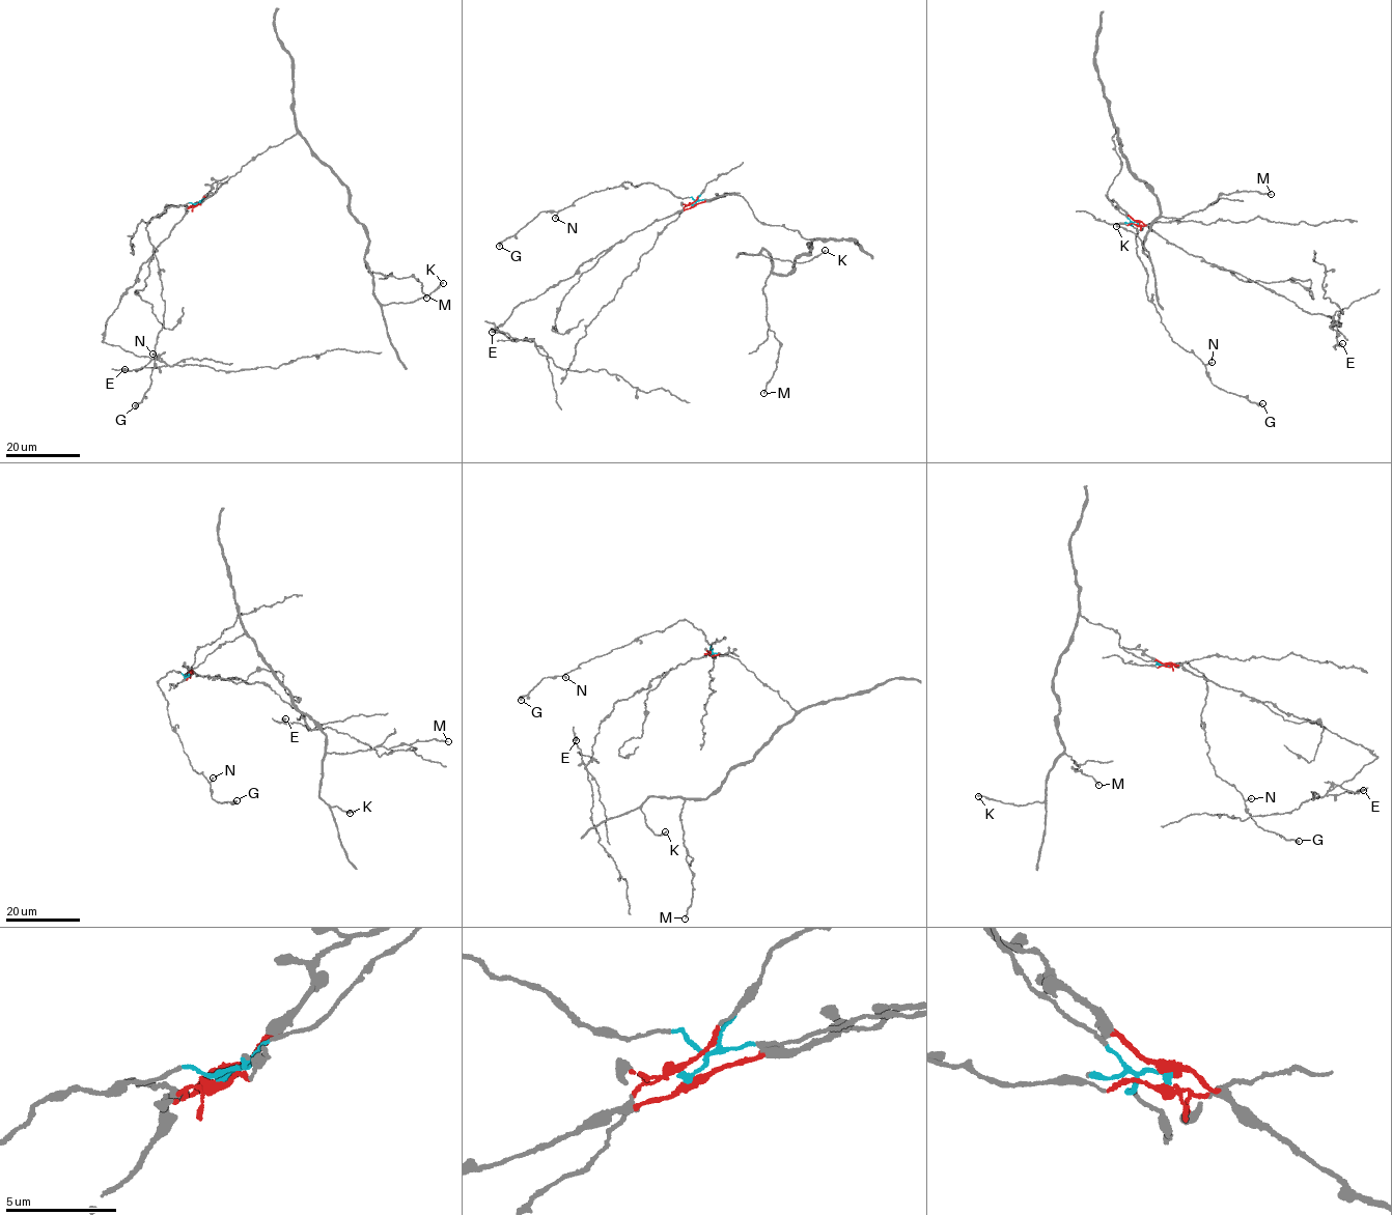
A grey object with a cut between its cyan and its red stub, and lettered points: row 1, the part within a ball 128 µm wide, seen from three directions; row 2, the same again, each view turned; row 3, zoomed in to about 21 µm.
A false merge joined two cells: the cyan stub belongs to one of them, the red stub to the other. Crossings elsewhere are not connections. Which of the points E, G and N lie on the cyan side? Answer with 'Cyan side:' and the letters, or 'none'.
Cyan side: G, N

